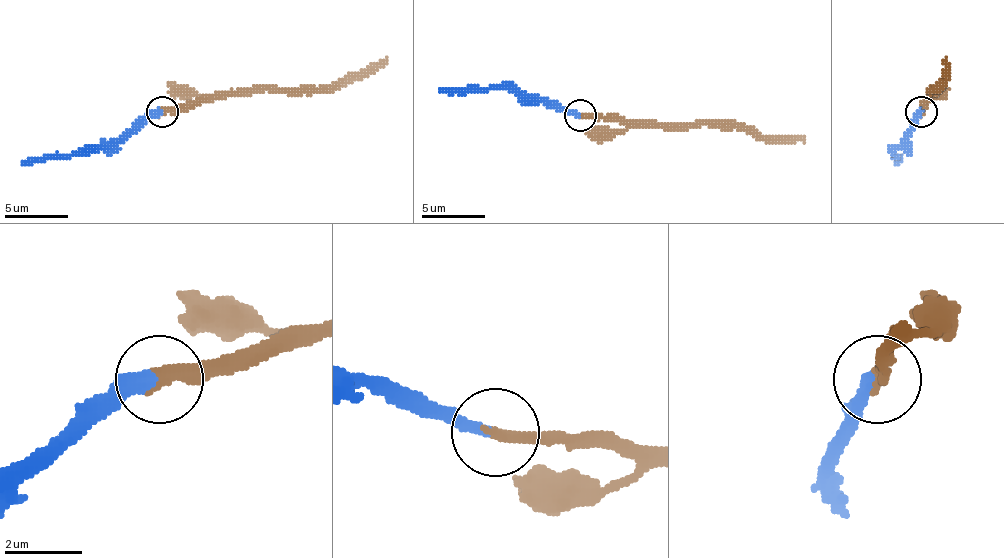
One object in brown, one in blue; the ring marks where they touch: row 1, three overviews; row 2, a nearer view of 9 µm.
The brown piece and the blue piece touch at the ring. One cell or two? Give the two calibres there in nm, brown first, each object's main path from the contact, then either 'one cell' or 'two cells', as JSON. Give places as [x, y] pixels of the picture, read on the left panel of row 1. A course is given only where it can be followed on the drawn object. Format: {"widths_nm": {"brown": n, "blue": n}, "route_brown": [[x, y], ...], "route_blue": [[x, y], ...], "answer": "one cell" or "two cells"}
{"widths_nm": {"brown": 320, "blue": 320}, "route_brown": [[161, 111], [253, 89], [332, 89], [345, 79], [367, 76], [386, 57]], "route_blue": [[161, 111], [152, 111], [117, 139], [101, 142], [89, 152], [47, 155], [22, 165]], "answer": "one cell"}

